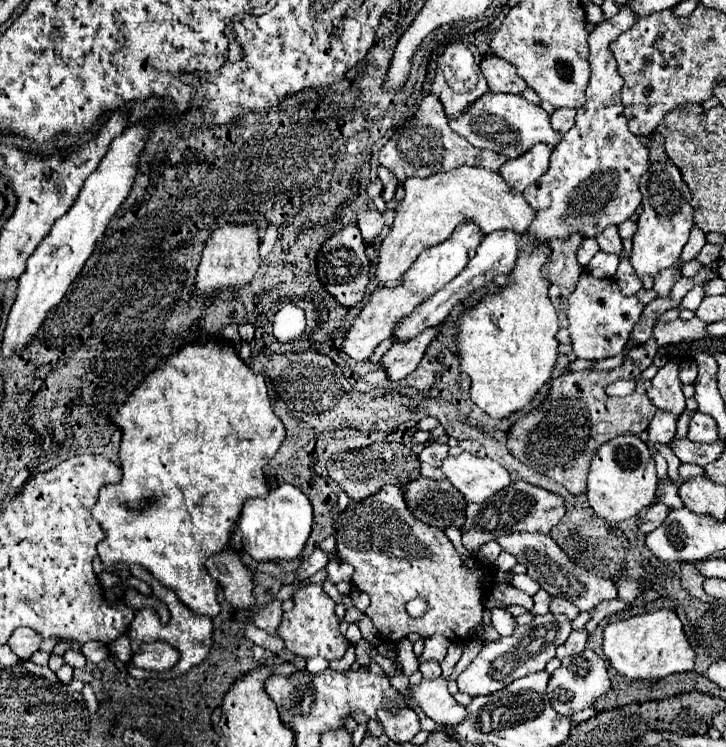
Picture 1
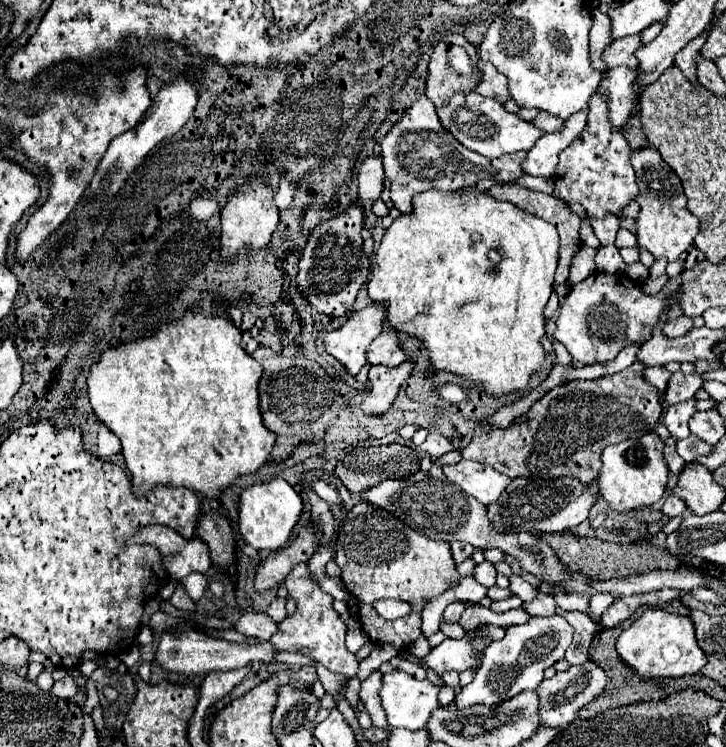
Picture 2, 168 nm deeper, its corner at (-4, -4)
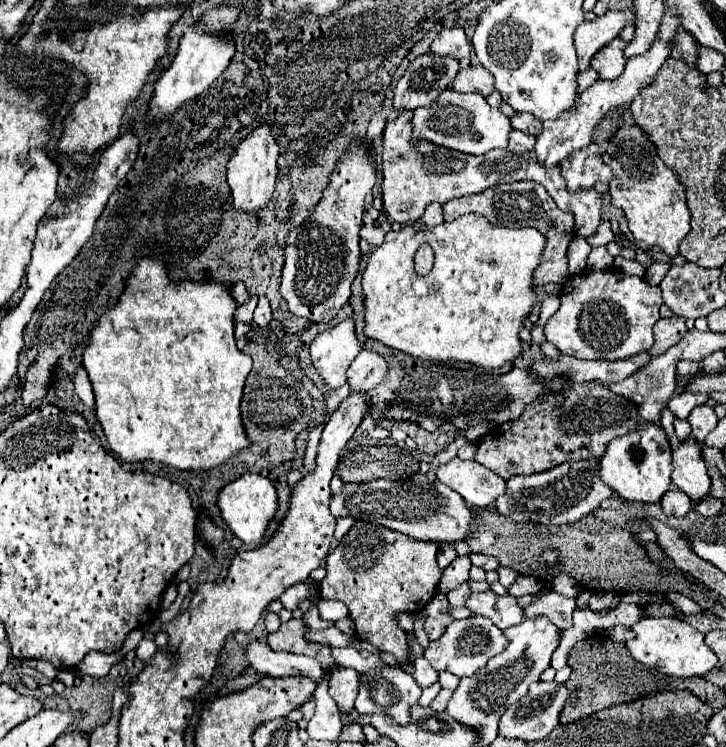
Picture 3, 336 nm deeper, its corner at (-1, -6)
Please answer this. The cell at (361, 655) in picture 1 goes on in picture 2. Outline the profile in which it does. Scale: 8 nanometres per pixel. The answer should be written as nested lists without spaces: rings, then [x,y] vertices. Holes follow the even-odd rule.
[[[372,672],[370,678],[362,682],[360,700],[364,702],[364,706],[366,706],[366,710],[368,710],[370,718],[372,718],[372,726],[388,730],[388,722],[386,722],[386,716],[384,716],[384,710],[382,710],[382,706],[380,706],[380,698],[378,698],[380,678],[382,678],[380,672]]]

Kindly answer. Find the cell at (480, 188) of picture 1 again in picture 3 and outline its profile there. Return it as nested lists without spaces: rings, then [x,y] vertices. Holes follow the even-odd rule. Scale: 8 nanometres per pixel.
[[[465,214],[457,220],[453,220],[451,224],[441,224],[441,226],[427,226],[427,224],[413,224],[407,228],[401,228],[399,232],[389,232],[385,234],[385,240],[381,246],[377,246],[373,250],[373,254],[369,256],[367,268],[363,272],[363,296],[365,296],[365,336],[375,338],[379,342],[383,342],[389,348],[401,350],[413,358],[419,360],[435,360],[435,362],[469,362],[473,366],[481,366],[481,368],[489,368],[489,370],[497,370],[507,362],[513,362],[521,352],[523,352],[523,342],[519,338],[519,332],[523,330],[523,322],[525,318],[531,314],[531,310],[535,308],[537,302],[537,294],[535,294],[535,270],[541,264],[541,256],[545,250],[545,236],[535,230],[535,228],[503,228],[503,226],[495,226],[491,224],[483,214]],[[421,244],[429,244],[435,252],[435,264],[433,270],[427,276],[421,276],[415,272],[413,268],[413,256],[419,250]]]

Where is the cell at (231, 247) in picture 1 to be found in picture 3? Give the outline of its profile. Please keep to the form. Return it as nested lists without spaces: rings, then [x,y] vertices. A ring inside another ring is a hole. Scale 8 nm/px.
[[[259,126],[253,134],[241,140],[241,144],[237,146],[227,164],[227,184],[231,188],[233,208],[237,212],[257,214],[261,208],[269,204],[277,180],[277,166],[275,166],[277,158],[279,158],[279,146],[273,134],[269,134],[269,126]]]

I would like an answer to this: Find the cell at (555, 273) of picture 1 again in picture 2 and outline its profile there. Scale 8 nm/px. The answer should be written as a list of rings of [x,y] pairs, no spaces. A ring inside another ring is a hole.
[[[496,184],[488,190],[488,196],[496,198],[496,200],[508,200],[512,204],[516,204],[518,208],[524,208],[526,212],[532,212],[534,216],[542,216],[542,220],[550,222],[556,226],[558,230],[558,236],[560,236],[560,258],[558,258],[558,268],[556,268],[556,278],[554,282],[556,284],[562,284],[568,280],[568,268],[570,268],[570,260],[572,256],[580,250],[580,236],[578,236],[578,230],[580,230],[580,216],[576,216],[572,210],[568,210],[568,206],[550,196],[550,194],[544,194],[544,192],[534,192],[534,190],[528,190],[528,188],[522,188],[518,184]]]

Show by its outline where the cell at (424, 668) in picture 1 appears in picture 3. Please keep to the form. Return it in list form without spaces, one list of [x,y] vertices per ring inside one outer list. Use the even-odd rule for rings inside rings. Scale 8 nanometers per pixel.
[[[475,614],[467,620],[455,620],[453,624],[449,624],[439,640],[429,642],[425,650],[425,658],[437,672],[451,672],[463,678],[463,676],[473,676],[479,668],[487,664],[487,660],[493,654],[499,654],[503,648],[505,648],[503,632],[497,626],[493,626],[489,618]]]

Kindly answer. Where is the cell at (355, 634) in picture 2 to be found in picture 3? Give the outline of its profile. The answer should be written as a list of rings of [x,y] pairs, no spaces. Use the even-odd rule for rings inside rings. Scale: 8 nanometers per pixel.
[[[347,646],[347,648],[333,648],[333,656],[335,656],[335,660],[337,660],[339,666],[343,666],[343,668],[355,668],[357,672],[365,672],[365,670],[369,670],[369,666],[373,662],[381,662],[381,658],[375,656],[375,654],[369,656],[369,658],[363,658],[359,654],[359,650],[351,648],[351,646]]]

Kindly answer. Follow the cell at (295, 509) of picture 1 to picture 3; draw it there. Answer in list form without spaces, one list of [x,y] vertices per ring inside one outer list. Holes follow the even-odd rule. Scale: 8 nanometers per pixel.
[[[243,474],[233,484],[225,486],[219,494],[219,510],[227,526],[233,530],[237,538],[241,538],[245,544],[259,546],[265,542],[267,528],[277,512],[277,490],[269,478],[257,476],[257,474]]]

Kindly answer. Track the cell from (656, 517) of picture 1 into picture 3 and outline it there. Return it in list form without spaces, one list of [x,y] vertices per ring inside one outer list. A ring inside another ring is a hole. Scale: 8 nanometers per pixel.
[[[671,488],[671,490],[667,490],[665,494],[663,494],[663,498],[661,498],[661,508],[663,508],[663,512],[667,514],[667,516],[685,516],[687,512],[689,512],[689,508],[691,508],[691,500],[681,492],[681,490],[675,490],[675,488]]]

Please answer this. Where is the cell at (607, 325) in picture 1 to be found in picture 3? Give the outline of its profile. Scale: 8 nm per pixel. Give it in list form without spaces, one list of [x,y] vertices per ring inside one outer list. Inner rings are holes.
[[[617,268],[589,270],[571,276],[561,288],[561,306],[545,324],[545,338],[557,346],[559,352],[579,360],[627,360],[653,346],[653,324],[659,320],[659,308],[663,304],[659,286],[649,286],[645,278],[629,276]]]

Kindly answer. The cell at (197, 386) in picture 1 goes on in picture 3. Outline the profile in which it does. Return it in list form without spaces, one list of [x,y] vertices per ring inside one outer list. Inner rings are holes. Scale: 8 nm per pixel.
[[[143,258],[143,262],[137,264],[137,270],[133,270],[133,278],[129,278],[129,286],[125,288],[125,294],[121,294],[121,300],[117,300],[117,306],[101,316],[101,322],[91,332],[91,344],[87,346],[83,354],[83,366],[89,374],[93,394],[95,394],[95,414],[99,424],[103,426],[103,432],[107,436],[111,452],[125,460],[125,462],[163,462],[167,466],[189,470],[189,472],[209,472],[211,468],[225,464],[233,454],[241,452],[249,446],[249,438],[245,434],[243,422],[241,422],[241,398],[243,398],[243,386],[251,372],[251,358],[237,350],[233,330],[233,314],[235,314],[235,300],[231,296],[231,290],[227,286],[221,286],[217,282],[169,282],[165,266],[161,262]]]

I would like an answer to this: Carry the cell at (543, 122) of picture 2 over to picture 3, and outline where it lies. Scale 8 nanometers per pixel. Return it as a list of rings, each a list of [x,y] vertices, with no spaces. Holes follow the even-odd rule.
[[[515,114],[511,118],[511,126],[515,130],[521,130],[521,132],[529,134],[529,136],[537,136],[541,132],[541,124],[531,114]]]

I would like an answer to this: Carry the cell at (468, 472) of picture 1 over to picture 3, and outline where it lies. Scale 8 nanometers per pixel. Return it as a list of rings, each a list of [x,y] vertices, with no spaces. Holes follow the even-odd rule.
[[[453,458],[449,464],[437,468],[437,478],[443,484],[447,484],[451,490],[461,494],[465,498],[465,502],[469,502],[469,506],[475,506],[475,508],[491,506],[497,500],[497,496],[501,496],[505,492],[505,480],[501,476],[497,476],[495,472],[491,472],[489,468],[477,464],[475,460]]]

